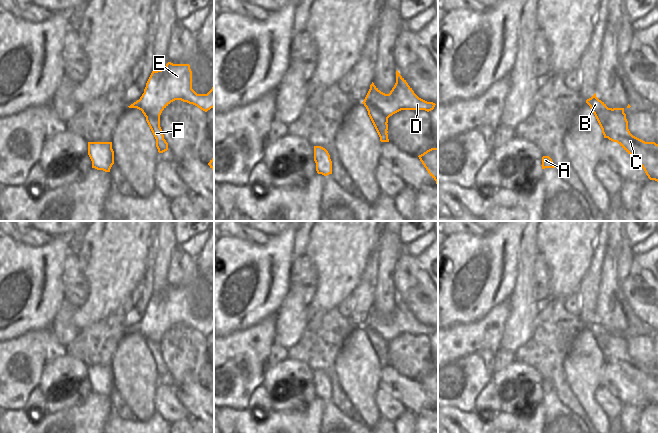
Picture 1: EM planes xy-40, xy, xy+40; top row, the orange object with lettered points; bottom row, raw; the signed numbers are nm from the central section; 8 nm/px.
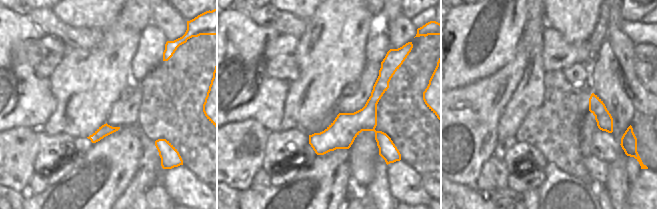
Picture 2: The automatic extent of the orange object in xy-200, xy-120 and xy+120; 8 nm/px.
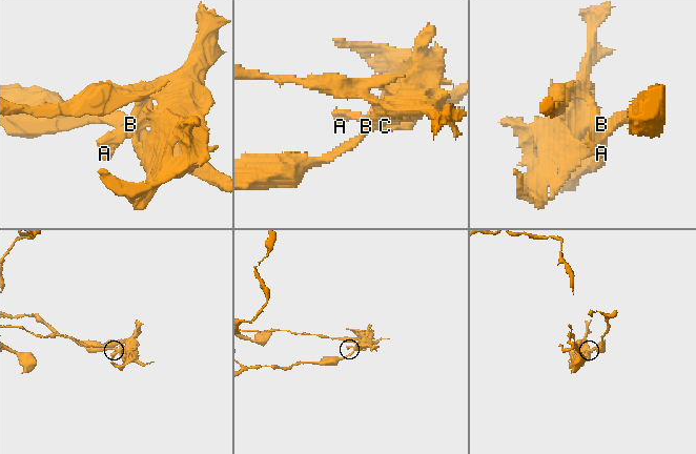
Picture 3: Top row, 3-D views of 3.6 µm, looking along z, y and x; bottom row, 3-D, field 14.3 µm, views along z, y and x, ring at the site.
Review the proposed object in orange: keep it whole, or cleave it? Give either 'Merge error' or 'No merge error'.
Merge error

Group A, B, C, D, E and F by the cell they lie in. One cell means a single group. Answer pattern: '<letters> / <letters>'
A B D E F / C

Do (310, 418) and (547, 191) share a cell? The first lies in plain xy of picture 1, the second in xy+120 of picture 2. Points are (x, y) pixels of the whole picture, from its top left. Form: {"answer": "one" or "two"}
{"answer": "two"}

